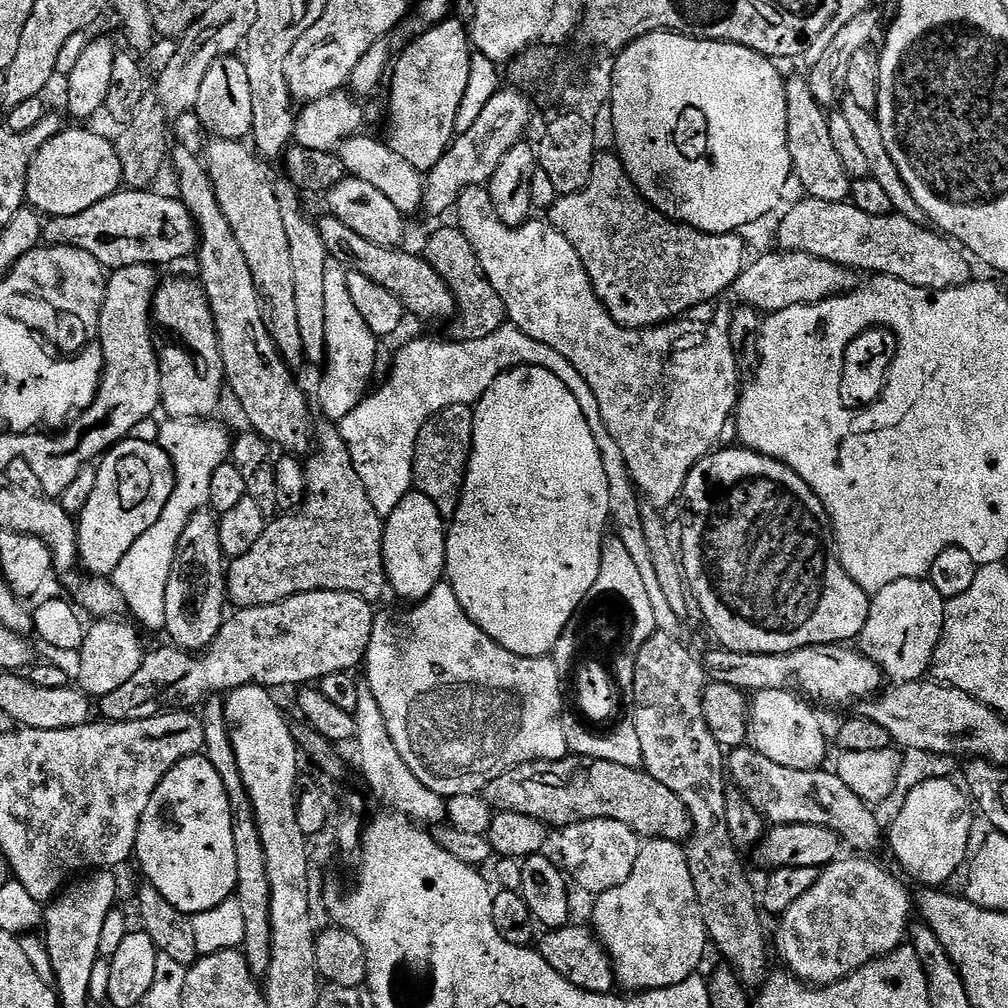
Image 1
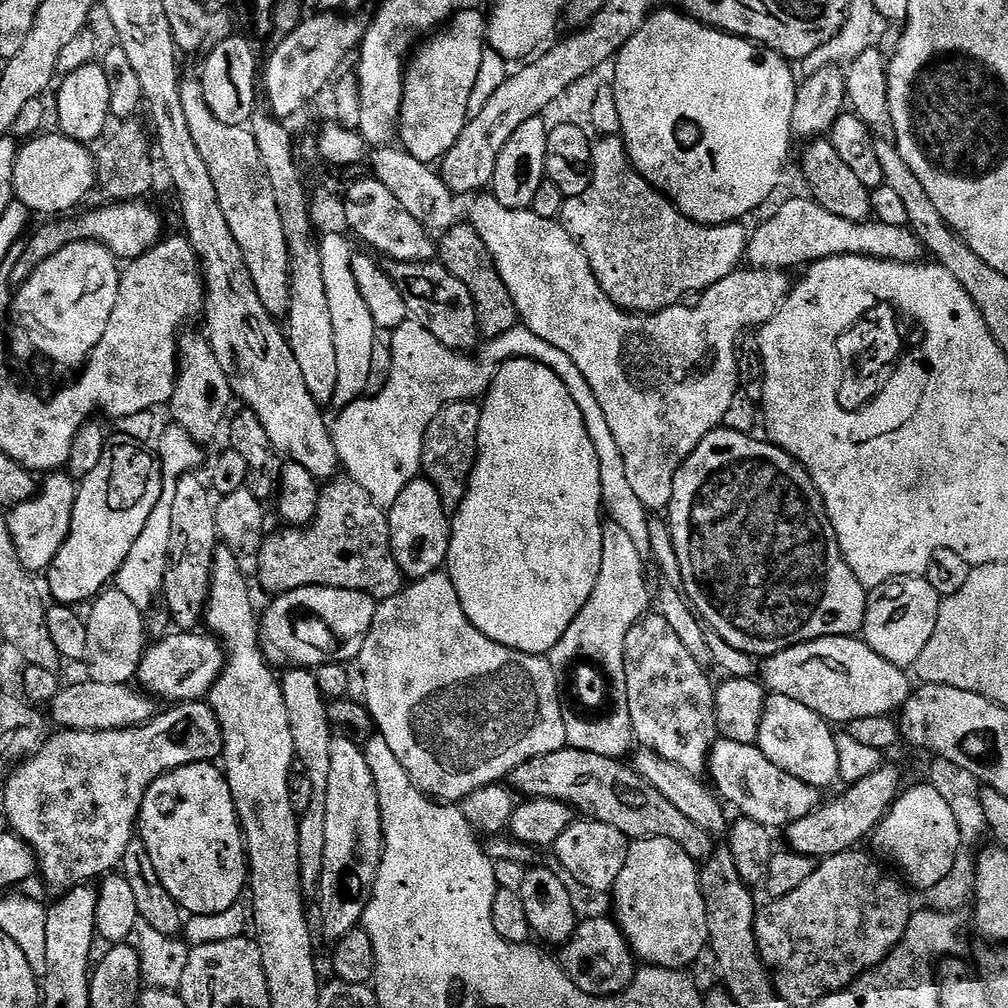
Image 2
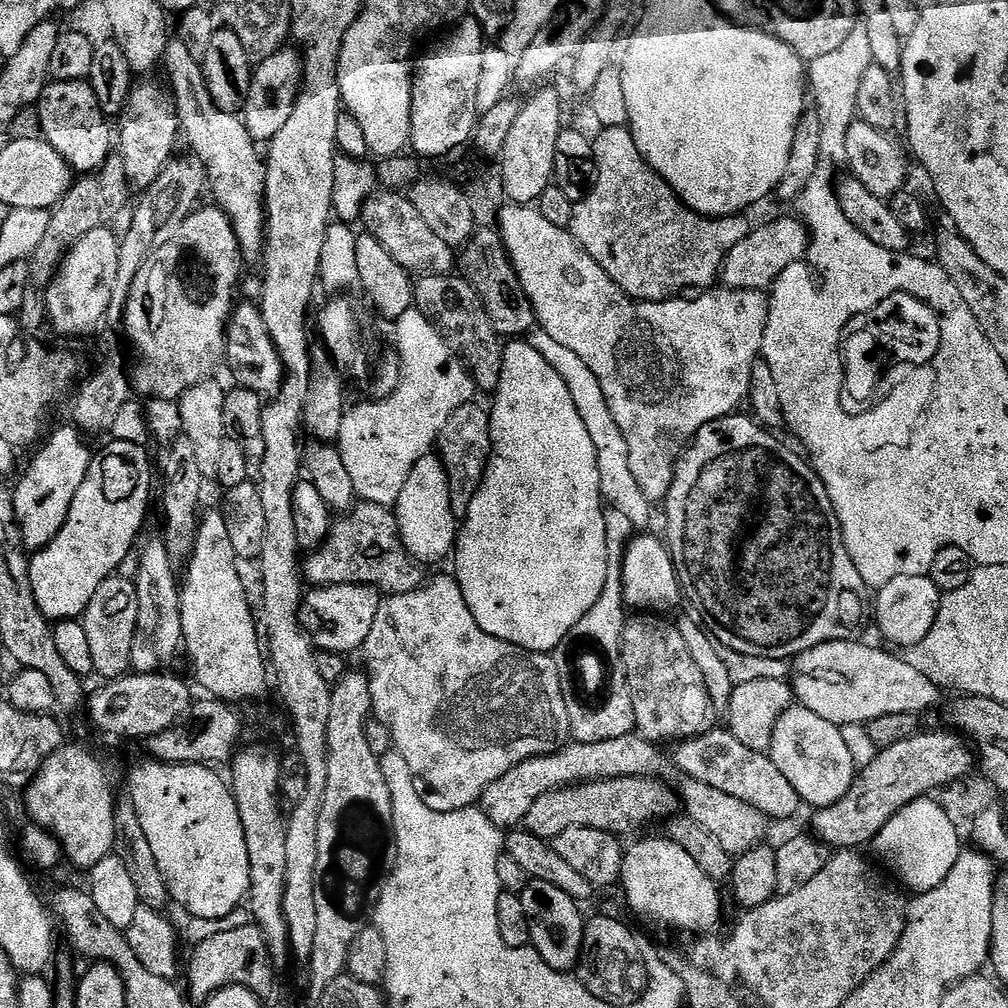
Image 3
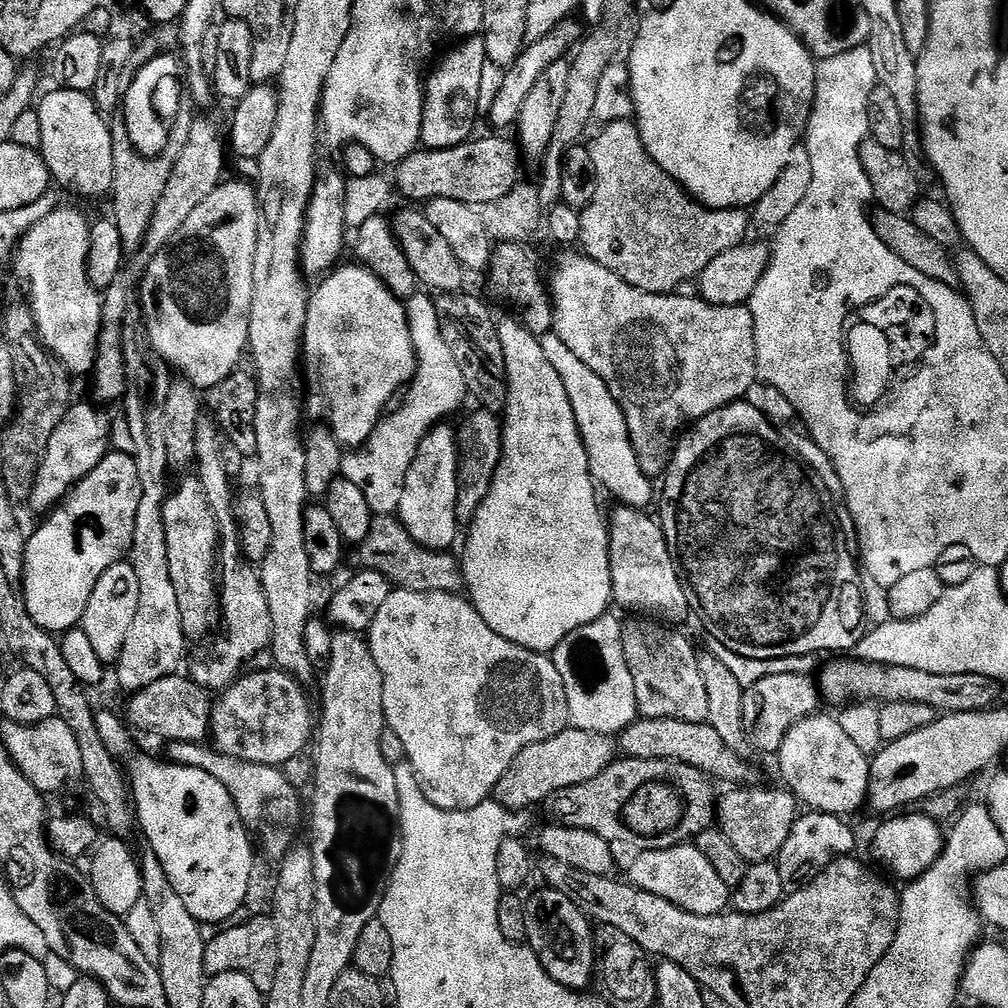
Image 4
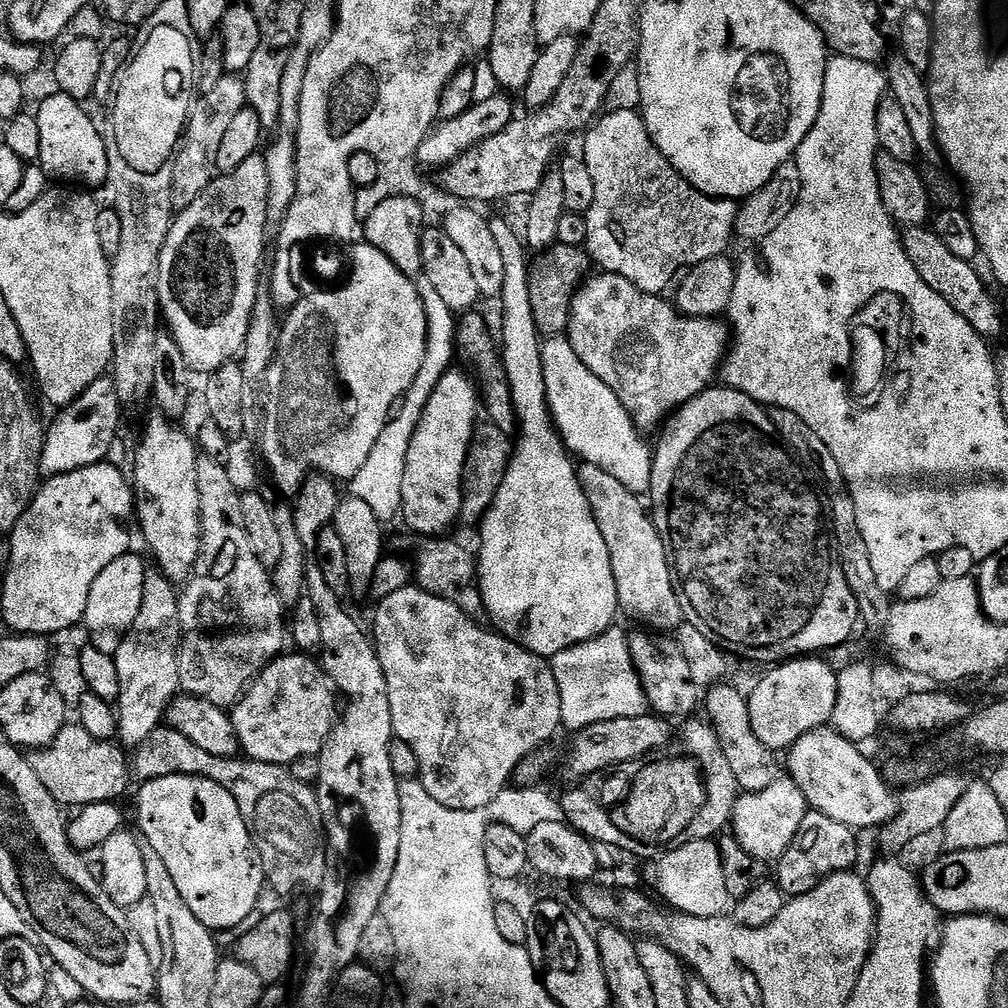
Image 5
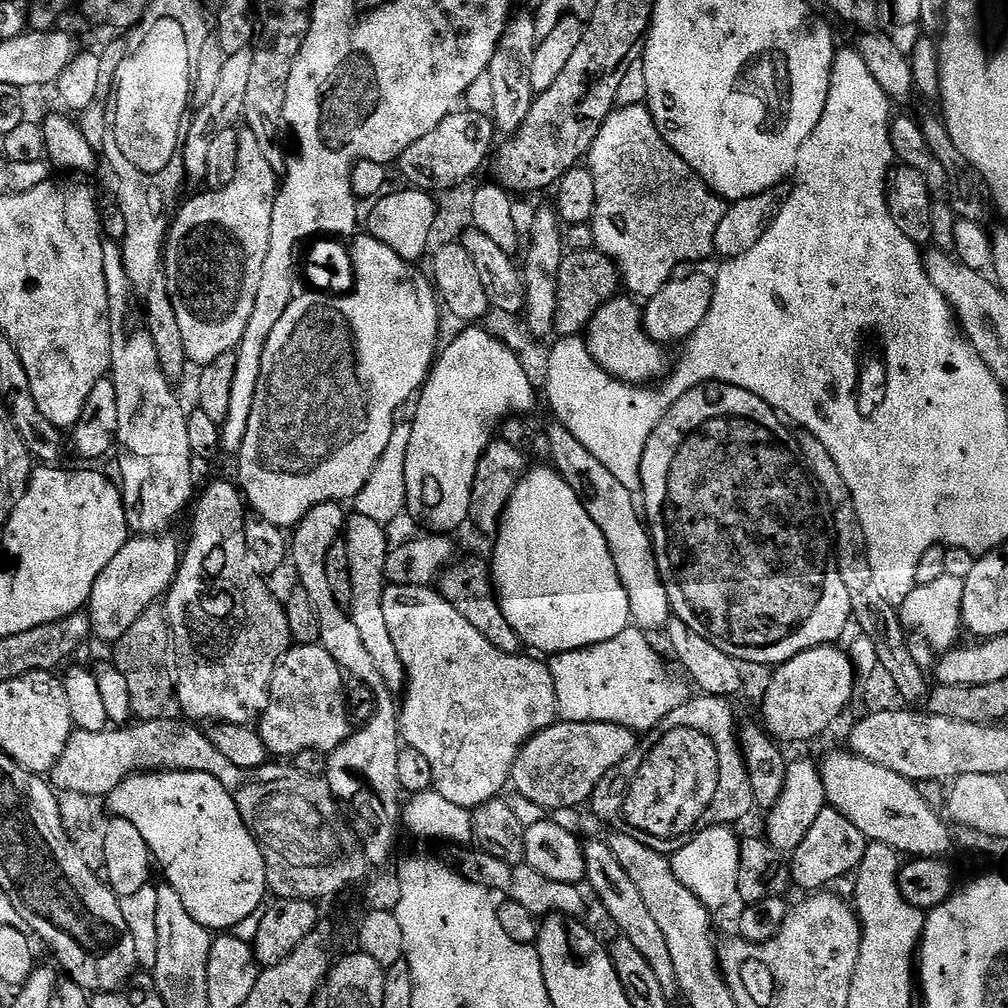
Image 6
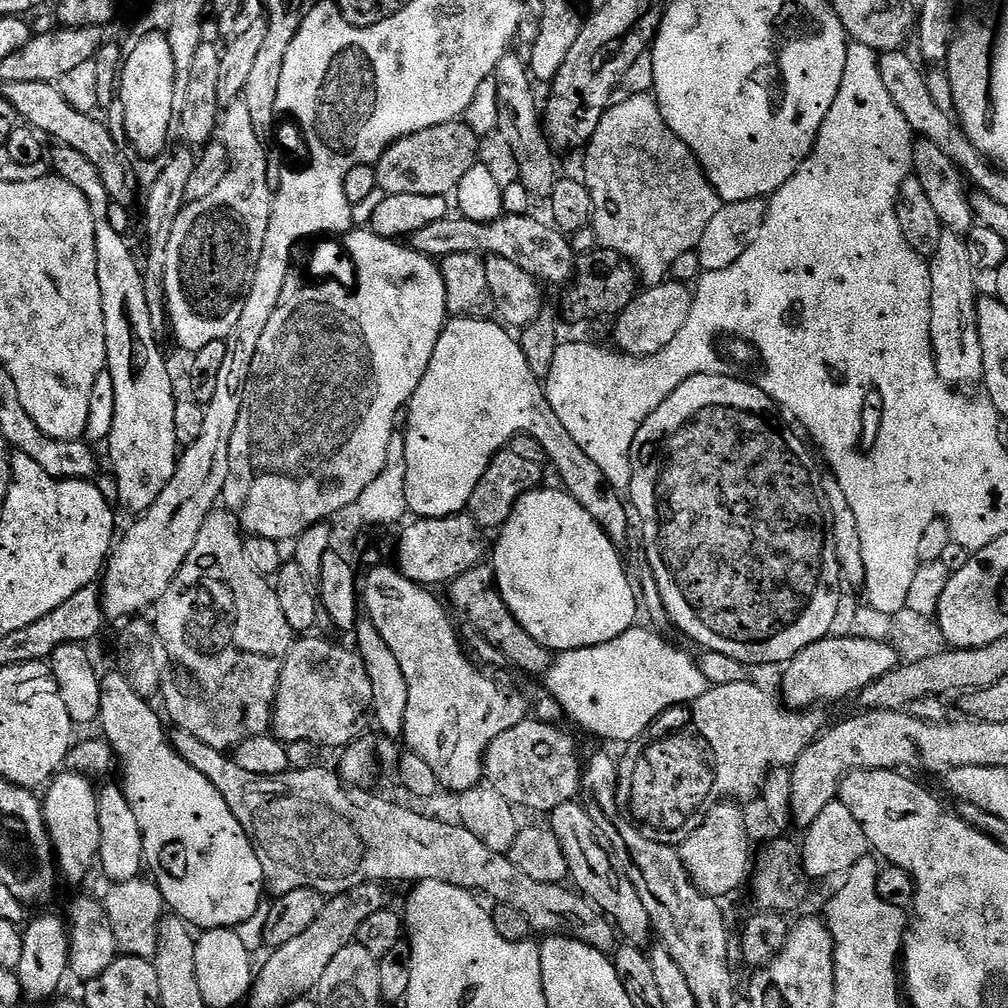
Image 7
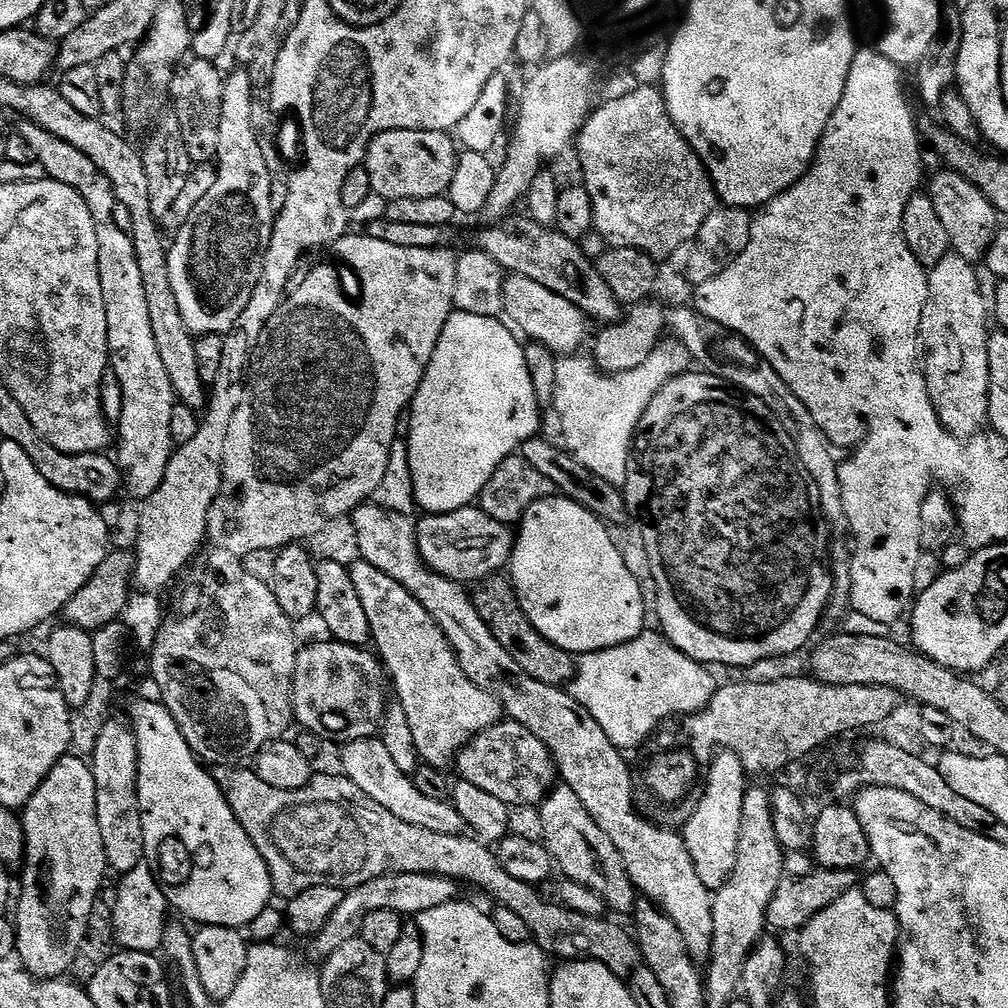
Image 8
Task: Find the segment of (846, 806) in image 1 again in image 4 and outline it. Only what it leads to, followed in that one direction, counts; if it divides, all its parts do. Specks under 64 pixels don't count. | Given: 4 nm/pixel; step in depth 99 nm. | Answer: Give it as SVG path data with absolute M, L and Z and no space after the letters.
M637 719L636 723L624 729L618 736L618 748L625 757L633 760L677 760L686 762L702 770L709 778L721 776L724 780L748 782L752 768L744 761L741 753L730 750L723 742L718 730L706 722L691 724L681 720L646 720Z

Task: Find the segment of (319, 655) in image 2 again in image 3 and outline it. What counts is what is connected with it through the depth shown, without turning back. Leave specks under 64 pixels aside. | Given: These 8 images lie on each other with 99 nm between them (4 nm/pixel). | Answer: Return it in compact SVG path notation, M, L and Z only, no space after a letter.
M365 584L313 587L300 602L300 627L319 651L349 654L348 652L354 651L355 648L356 651L363 649L370 634L370 626L374 626L374 618L378 618L381 599L382 594L377 588Z

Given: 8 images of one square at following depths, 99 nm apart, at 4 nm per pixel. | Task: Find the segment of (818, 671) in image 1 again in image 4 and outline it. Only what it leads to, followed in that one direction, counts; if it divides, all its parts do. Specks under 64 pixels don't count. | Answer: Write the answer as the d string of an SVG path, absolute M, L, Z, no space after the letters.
M836 658L819 671L818 687L825 703L844 706L858 702L919 702L930 705L937 713L980 712L993 707L999 700L1001 683L978 674L931 674L910 667L885 667L868 664L855 658Z

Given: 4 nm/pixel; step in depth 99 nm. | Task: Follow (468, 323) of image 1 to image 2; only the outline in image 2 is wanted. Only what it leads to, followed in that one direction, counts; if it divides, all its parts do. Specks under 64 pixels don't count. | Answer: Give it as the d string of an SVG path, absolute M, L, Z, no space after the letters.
M458 222L453 228L449 228L438 240L438 262L458 282L466 285L466 290L470 290L470 298L474 298L474 306L478 314L480 323L480 334L485 341L498 338L506 334L506 330L517 327L518 317L514 298L510 298L510 290L506 290L506 282L498 274L494 266L494 258L490 250L486 250L486 242L478 238L478 230L467 222Z

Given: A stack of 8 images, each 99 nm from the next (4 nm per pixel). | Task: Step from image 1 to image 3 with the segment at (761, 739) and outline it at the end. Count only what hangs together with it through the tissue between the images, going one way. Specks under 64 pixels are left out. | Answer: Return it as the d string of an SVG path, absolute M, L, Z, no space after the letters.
M801 706L788 708L786 714L778 718L770 755L774 766L782 770L786 782L794 786L801 801L805 805L812 804L813 809L838 802L838 798L842 798L856 780L858 765L854 758L850 758L850 750L842 739L840 728Z

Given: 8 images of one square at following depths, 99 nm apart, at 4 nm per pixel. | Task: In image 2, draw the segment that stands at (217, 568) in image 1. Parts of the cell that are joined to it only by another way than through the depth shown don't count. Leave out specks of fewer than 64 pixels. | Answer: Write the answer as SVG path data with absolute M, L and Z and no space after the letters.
M196 474L183 476L171 489L174 494L174 506L170 512L170 550L168 551L168 569L164 575L162 600L168 603L168 612L177 629L192 630L204 618L204 609L208 607L210 582L212 581L212 563L218 547L220 535L216 529L216 506L210 495L210 488L196 477Z

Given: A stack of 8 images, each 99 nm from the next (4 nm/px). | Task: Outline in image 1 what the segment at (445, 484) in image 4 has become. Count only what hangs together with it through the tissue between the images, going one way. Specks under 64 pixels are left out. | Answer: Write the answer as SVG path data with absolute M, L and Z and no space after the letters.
M415 490L405 494L402 502L384 520L384 569L391 591L396 591L404 602L419 602L445 579L446 521L438 506Z

